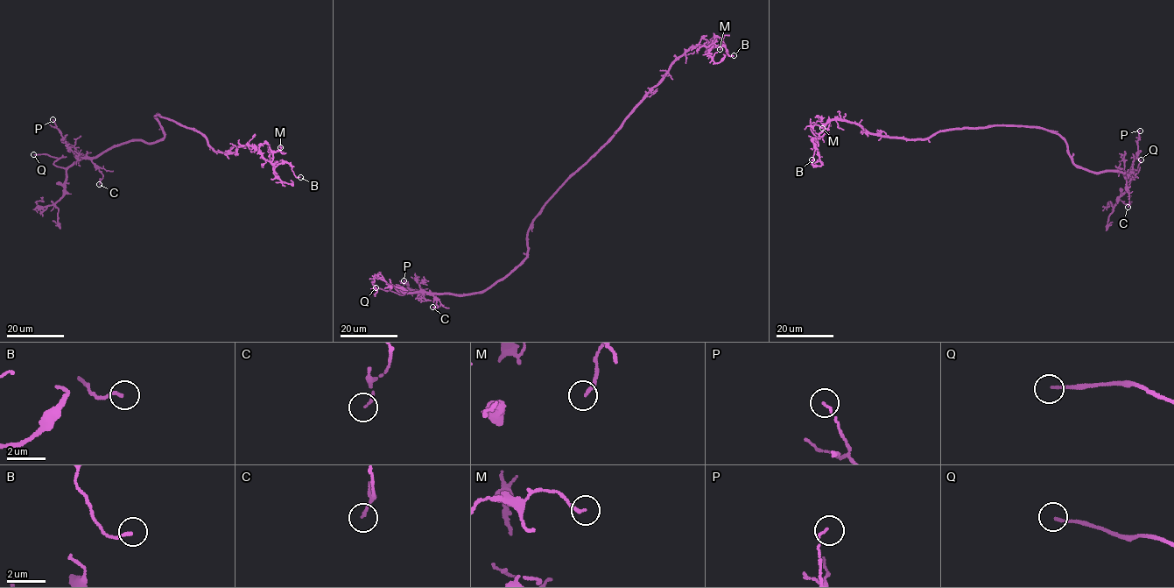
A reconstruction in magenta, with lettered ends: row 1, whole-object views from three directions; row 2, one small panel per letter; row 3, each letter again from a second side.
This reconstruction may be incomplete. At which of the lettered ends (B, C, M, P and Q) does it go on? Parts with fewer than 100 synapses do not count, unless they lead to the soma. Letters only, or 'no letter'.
Q

